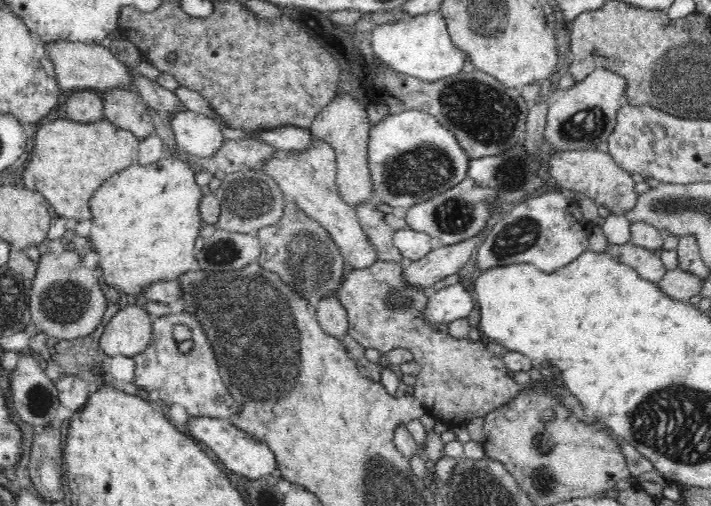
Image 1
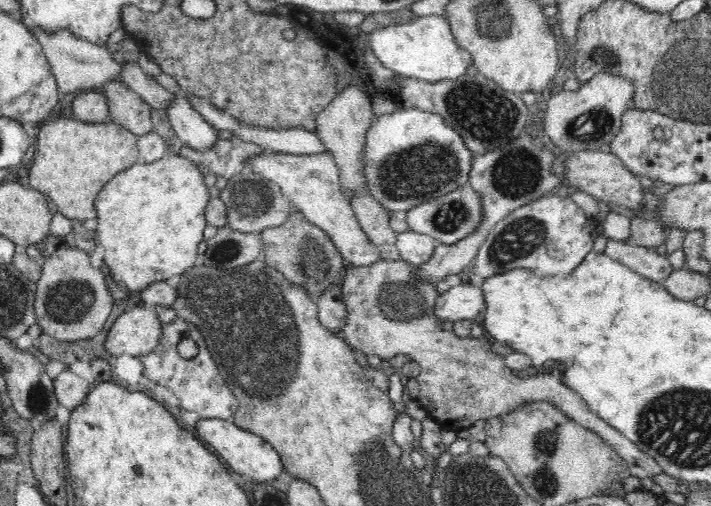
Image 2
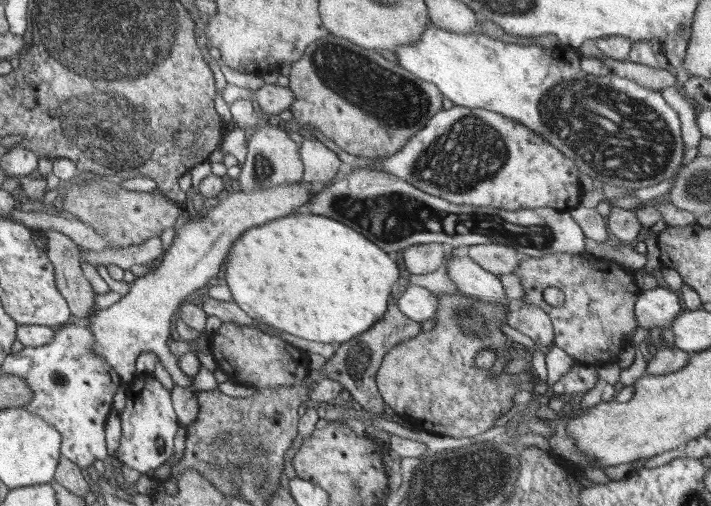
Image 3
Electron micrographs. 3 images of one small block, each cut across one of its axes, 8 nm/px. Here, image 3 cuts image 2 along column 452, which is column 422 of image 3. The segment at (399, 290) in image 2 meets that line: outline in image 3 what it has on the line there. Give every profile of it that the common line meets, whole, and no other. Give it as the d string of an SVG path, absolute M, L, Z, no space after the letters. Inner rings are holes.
M462 292L454 295L444 294L436 298L439 305L436 327L400 342L385 354L375 378L377 387L389 411L400 414L405 420L409 419L419 429L452 438L478 437L482 432L494 427L494 422L512 408L512 398L519 392L517 384L536 383L537 375L530 370L514 374L502 371L493 375L490 369L482 370L476 366L478 363L474 362L480 359L480 352L484 349L512 351L512 340L508 340L504 328L501 328L501 318L508 314L503 304L472 299Z

